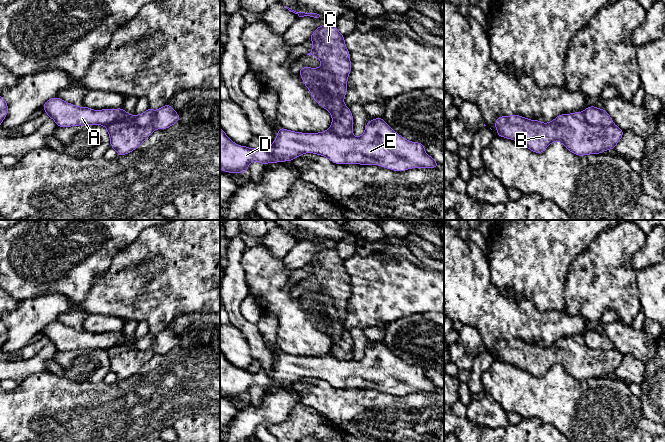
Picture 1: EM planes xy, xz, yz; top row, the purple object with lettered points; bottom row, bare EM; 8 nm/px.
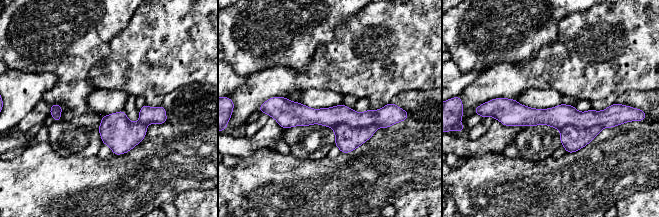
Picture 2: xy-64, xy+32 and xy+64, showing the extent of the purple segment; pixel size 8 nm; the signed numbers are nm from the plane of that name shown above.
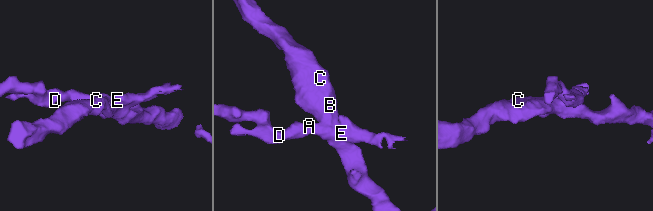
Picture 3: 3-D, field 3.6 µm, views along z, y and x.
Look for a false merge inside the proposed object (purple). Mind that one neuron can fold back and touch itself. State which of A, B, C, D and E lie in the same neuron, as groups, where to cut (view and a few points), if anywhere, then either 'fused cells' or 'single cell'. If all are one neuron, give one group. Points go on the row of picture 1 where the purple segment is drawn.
groups A D E / B C; cut xy (105, 126), (115, 121), (126, 120), (155, 128); fused cells

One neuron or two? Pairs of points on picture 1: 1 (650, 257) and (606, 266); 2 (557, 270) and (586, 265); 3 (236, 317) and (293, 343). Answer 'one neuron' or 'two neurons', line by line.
1: two neurons
2: two neurons
3: two neurons

